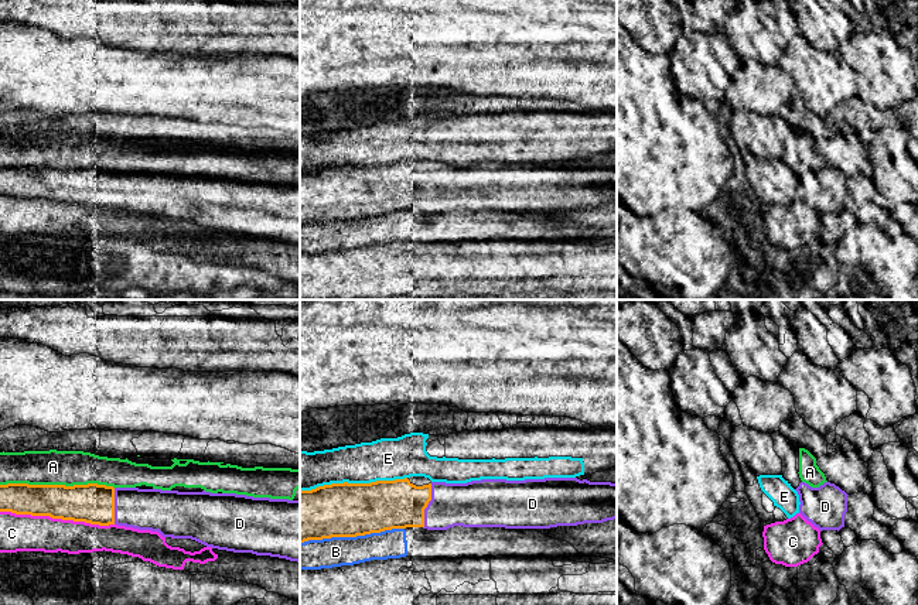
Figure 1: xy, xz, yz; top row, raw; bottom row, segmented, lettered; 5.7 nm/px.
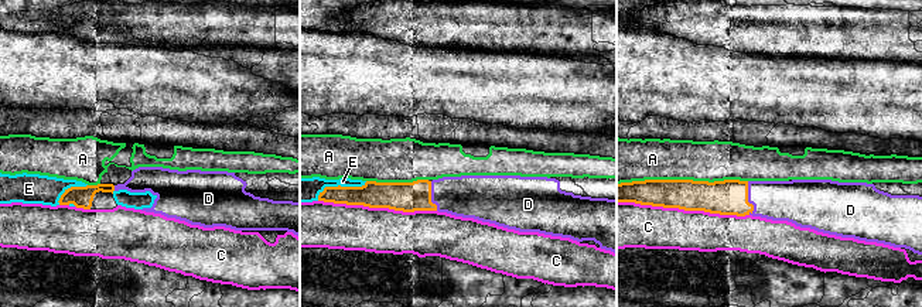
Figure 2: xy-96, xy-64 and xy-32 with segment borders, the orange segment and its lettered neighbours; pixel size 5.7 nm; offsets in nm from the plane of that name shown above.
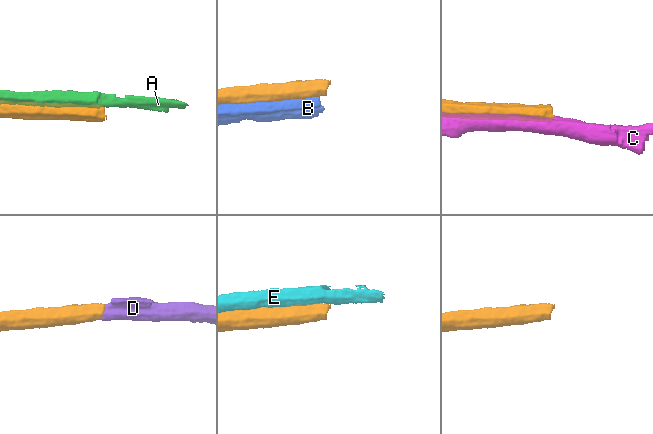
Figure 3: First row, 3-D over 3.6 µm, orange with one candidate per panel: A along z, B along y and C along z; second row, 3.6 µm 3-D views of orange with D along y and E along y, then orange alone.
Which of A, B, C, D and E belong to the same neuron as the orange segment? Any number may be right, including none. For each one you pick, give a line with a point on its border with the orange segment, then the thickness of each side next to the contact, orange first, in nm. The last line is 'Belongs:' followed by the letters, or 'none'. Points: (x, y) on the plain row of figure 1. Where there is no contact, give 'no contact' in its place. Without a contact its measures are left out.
D: meets orange in xz at (426, 190); 280 nm thick on the orange side, 260 nm on the other
Belongs: D

